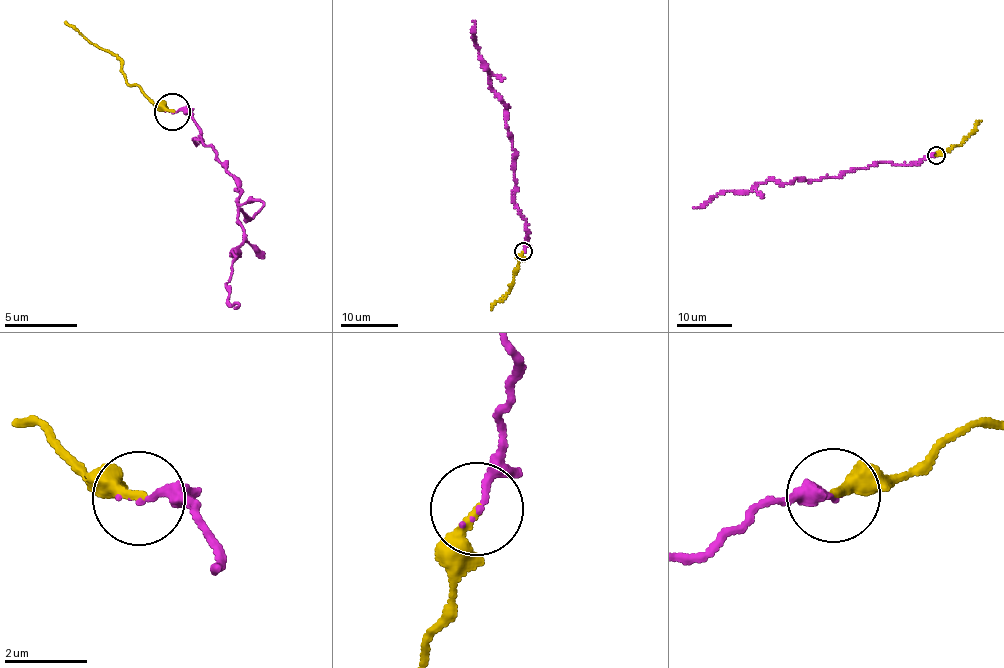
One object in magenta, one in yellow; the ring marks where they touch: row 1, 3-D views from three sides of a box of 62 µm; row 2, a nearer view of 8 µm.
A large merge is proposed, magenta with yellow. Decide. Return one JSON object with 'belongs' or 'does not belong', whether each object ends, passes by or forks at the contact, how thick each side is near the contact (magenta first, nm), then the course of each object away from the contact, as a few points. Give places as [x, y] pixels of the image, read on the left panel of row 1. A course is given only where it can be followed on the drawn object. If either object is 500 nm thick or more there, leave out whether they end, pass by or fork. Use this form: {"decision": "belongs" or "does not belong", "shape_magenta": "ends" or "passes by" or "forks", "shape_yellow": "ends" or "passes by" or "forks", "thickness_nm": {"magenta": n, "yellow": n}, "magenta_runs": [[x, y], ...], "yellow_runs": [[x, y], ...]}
{"decision": "belongs", "shape_magenta": "ends", "shape_yellow": "ends", "thickness_nm": {"magenta": 160, "yellow": 240}, "magenta_runs": [[173, 111], [191, 113], [199, 146], [230, 165], [238, 206], [262, 201], [253, 218], [239, 212], [233, 308]], "yellow_runs": [[173, 111], [160, 108], [135, 84], [128, 82], [118, 58], [63, 23]]}

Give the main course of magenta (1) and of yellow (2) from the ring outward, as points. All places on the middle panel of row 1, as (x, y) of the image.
1: (523, 251), (528, 232), (512, 200), (516, 152), (505, 122), (508, 108), (491, 89), (473, 36), (472, 20)
2: (523, 251), (511, 291), (491, 309)

